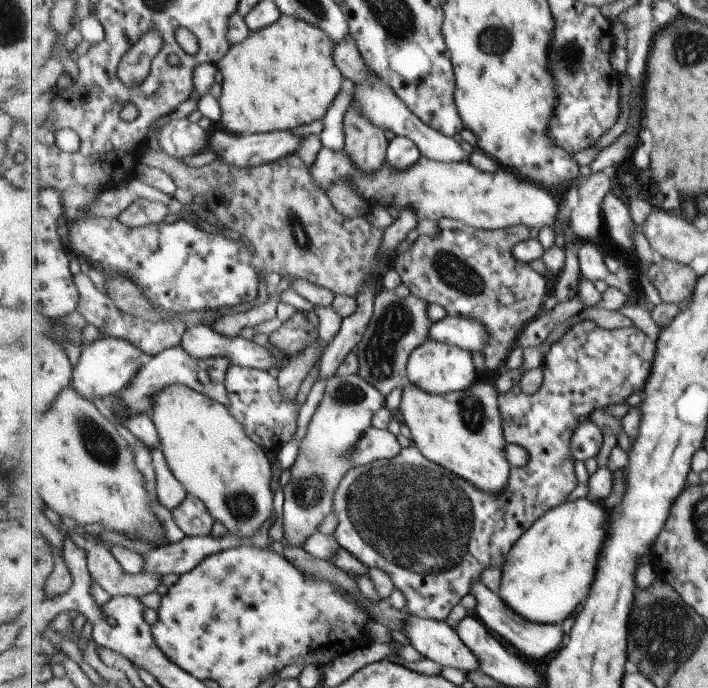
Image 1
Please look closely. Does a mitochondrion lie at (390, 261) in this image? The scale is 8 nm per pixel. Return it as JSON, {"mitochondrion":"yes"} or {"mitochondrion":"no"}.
{"mitochondrion":"no"}

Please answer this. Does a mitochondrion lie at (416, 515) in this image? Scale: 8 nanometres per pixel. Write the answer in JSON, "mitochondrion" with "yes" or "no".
{"mitochondrion":"yes"}

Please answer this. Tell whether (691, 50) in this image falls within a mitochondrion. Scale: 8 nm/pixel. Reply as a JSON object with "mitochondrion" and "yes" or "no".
{"mitochondrion":"yes"}

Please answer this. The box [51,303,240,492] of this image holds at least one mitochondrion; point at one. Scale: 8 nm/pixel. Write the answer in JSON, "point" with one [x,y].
{"point":[98,444]}

